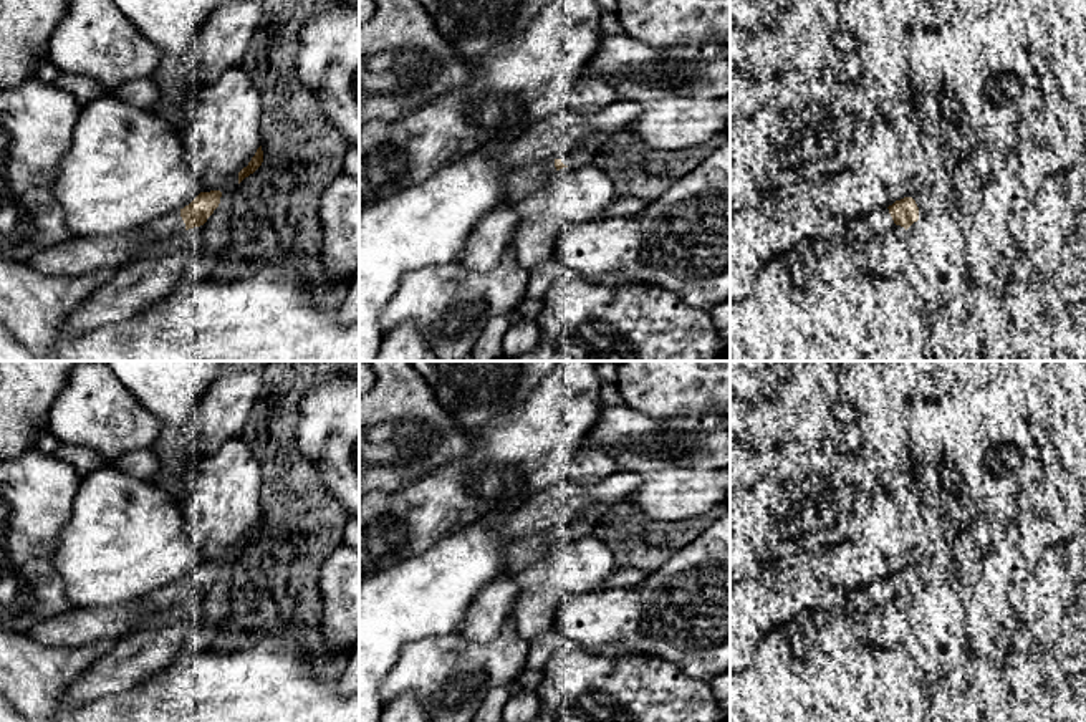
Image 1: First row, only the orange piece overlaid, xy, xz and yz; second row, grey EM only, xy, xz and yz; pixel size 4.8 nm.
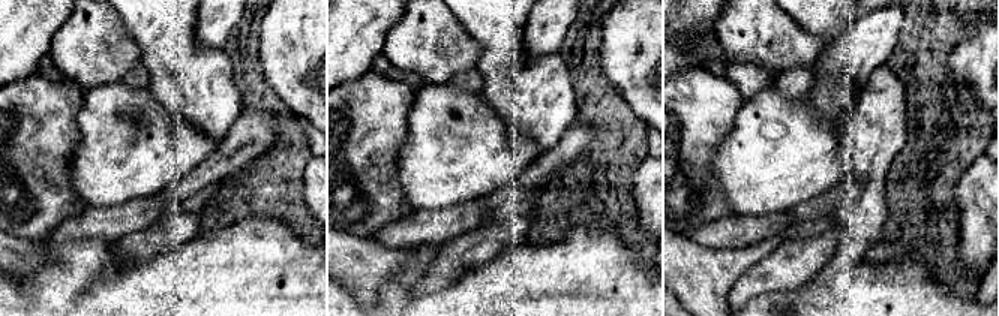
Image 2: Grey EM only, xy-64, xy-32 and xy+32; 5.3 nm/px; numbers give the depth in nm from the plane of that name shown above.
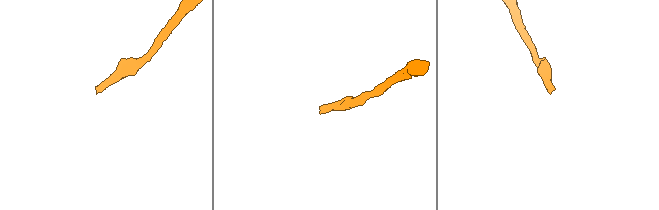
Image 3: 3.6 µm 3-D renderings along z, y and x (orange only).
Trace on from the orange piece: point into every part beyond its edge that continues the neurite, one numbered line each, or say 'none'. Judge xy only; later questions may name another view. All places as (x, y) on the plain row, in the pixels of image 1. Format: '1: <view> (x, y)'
1: xy (171, 596)

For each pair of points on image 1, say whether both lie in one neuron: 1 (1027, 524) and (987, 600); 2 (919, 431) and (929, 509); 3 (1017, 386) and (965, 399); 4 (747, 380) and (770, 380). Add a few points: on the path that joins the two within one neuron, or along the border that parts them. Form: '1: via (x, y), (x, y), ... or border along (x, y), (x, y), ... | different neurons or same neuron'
1: via (1018, 542), (1018, 547), (999, 570), (994, 582) | same neuron
2: via (924, 451), (929, 489) | same neuron
3: border along (975, 389), (985, 409), (1013, 408) | different neurons
4: via (752, 380), (765, 380) | same neuron

